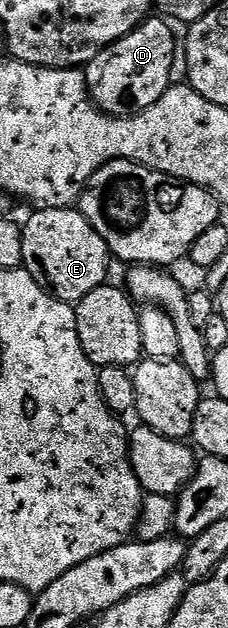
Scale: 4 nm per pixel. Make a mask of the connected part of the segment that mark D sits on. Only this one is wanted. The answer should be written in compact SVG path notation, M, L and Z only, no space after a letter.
M146 18L131 33L127 33L119 41L110 43L94 57L84 68L85 80L89 86L89 97L96 103L100 111L107 115L123 116L138 115L140 111L146 111L171 85L169 74L173 71L173 58L179 55L179 39L173 36L173 31L164 23L166 20Z

